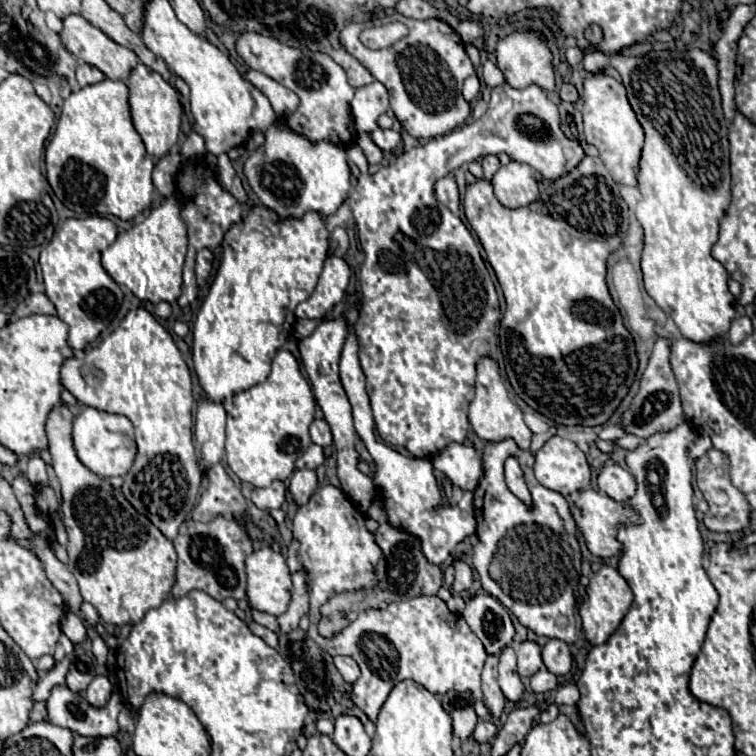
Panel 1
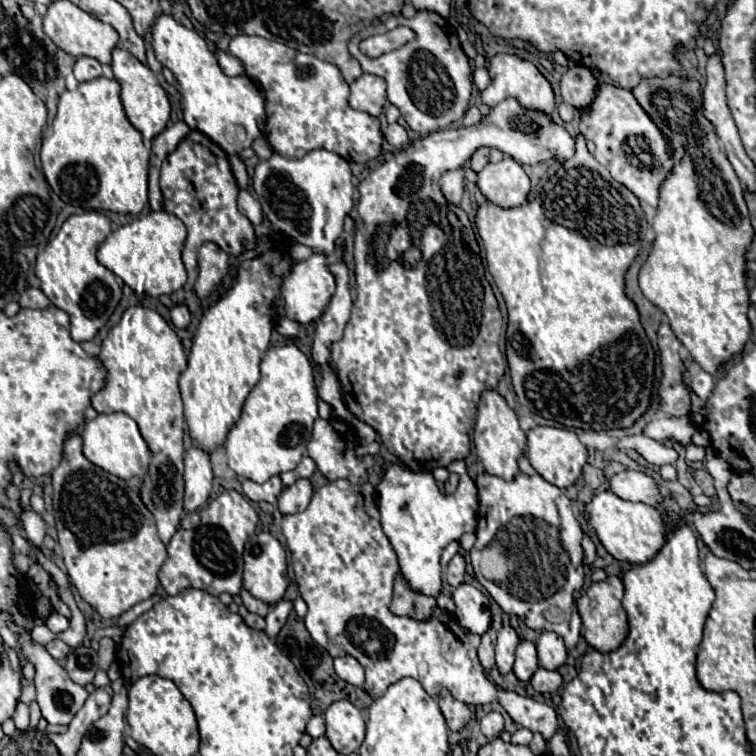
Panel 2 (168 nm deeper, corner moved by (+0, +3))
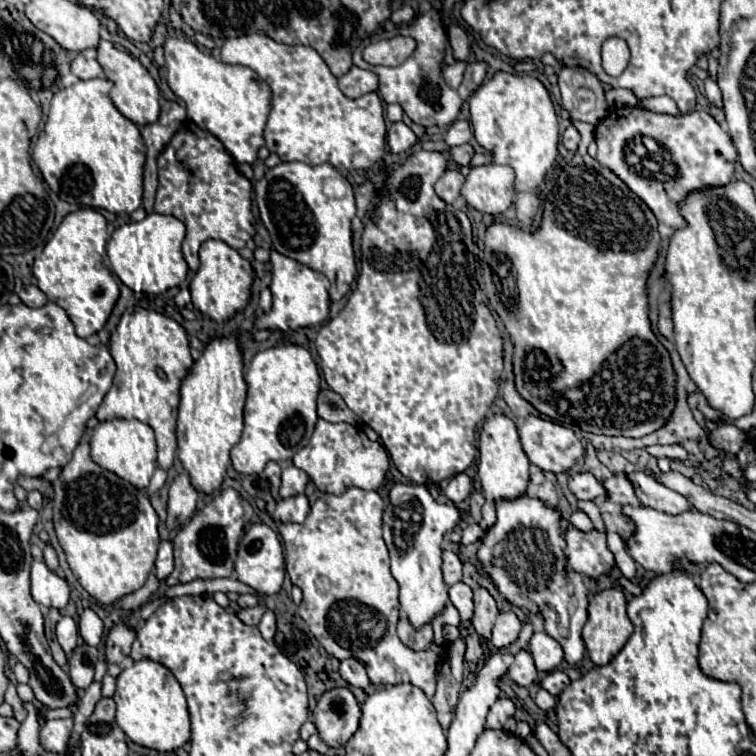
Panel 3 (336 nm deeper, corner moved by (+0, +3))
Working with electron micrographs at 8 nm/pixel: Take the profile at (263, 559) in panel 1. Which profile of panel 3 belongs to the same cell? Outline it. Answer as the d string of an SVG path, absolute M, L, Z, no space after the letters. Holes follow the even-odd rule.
M257 522L257 524L249 524L245 528L245 534L241 536L239 546L237 546L235 574L237 574L237 580L255 588L261 594L277 594L281 590L283 576L285 576L283 546L281 546L277 534L267 524Z

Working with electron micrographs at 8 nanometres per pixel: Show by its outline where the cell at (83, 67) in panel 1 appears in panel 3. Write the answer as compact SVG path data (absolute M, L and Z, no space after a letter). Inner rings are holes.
M83 50L77 54L77 58L71 62L71 72L81 78L81 80L89 80L89 78L101 78L103 70L95 58L95 50Z

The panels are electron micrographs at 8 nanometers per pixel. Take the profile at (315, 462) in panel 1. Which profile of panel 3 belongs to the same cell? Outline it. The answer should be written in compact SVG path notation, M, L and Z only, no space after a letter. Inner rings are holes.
M293 464L283 470L281 480L283 480L281 490L279 490L279 496L281 496L281 498L289 498L289 496L303 494L303 492L305 492L305 486L307 486L307 482L309 482L307 474L305 474L303 470L295 468Z

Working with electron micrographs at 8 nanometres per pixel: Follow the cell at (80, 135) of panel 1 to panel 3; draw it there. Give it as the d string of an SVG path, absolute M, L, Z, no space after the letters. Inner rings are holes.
M93 78L93 80L79 80L73 86L59 90L51 100L51 110L45 128L39 134L31 156L49 188L61 200L89 208L103 208L115 214L117 212L131 214L141 206L143 198L145 144L139 134L139 128L113 106L109 98L111 88L113 88L111 80Z

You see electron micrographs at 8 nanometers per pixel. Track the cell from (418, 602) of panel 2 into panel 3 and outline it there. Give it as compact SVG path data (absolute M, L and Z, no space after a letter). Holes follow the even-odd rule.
M401 614L401 618L399 618L397 634L399 634L401 642L407 644L407 646L413 648L413 650L425 650L425 648L429 648L431 642L433 642L433 628L431 628L429 624L423 626L421 630L415 630L415 628L409 624L407 616L403 616L403 614Z

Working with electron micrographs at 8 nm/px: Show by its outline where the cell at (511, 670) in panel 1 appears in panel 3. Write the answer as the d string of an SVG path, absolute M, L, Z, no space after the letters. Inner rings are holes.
M499 612L493 626L491 644L497 646L497 650L503 650L519 636L519 632L521 632L521 622L515 616L515 612Z

